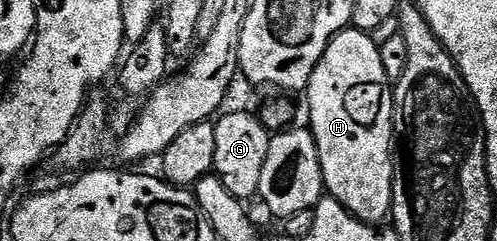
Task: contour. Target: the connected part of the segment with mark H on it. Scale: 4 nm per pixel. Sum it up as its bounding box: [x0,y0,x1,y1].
[304,29,394,225]

